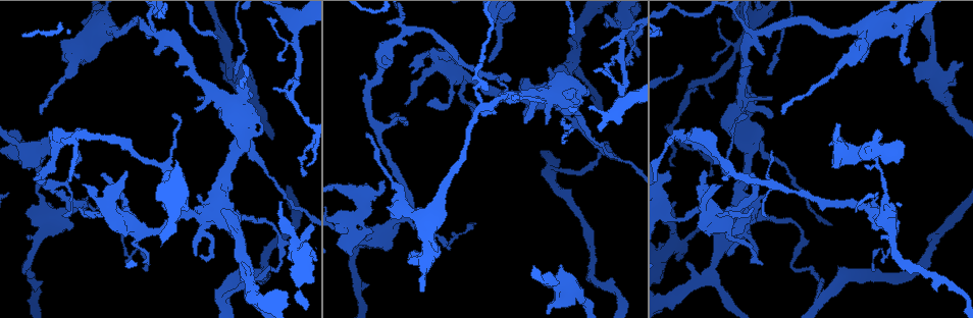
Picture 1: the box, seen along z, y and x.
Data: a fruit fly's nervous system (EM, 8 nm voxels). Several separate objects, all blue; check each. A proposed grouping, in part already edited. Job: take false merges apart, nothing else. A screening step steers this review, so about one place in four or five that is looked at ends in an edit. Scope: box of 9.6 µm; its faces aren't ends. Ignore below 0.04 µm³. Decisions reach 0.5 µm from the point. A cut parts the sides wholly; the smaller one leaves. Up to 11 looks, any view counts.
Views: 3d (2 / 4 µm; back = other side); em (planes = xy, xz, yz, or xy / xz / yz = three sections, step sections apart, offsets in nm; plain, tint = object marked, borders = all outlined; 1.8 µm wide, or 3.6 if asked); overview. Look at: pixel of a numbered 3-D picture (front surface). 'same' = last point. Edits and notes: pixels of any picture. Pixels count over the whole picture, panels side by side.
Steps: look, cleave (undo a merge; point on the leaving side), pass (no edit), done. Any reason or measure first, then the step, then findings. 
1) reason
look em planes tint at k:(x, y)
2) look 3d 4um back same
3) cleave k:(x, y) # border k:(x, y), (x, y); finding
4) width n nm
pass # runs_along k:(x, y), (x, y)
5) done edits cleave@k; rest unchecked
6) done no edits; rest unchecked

look em 3.6um planes tint at 1:(873, 152)

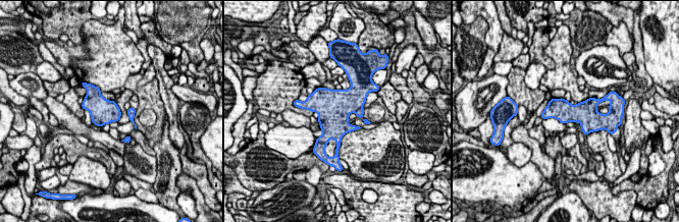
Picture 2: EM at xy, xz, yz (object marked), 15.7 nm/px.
pass # all the same cell

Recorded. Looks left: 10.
branch point
look 3d 4um at 1:(52, 218)

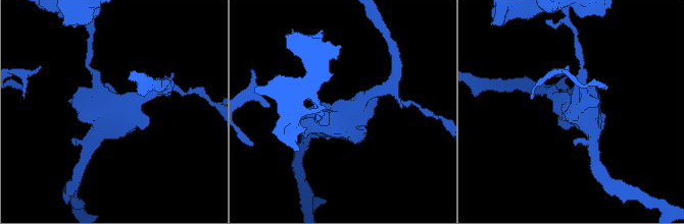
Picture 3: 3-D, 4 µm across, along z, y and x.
arms 3
look em xz step 4 tint at 3:(341, 107)

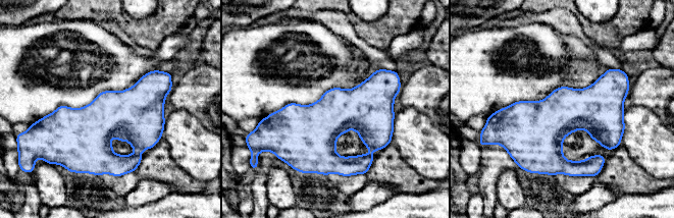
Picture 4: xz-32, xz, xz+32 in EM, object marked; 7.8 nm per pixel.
look em planes borders same

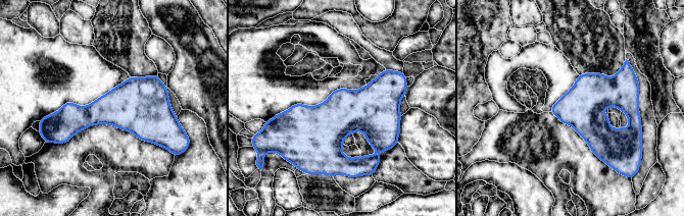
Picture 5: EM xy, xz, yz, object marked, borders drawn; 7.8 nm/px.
width 340 nm
pass # all the same cell

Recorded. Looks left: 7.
sharp bend
look em xz step 16 tint at 1:(900, 19)

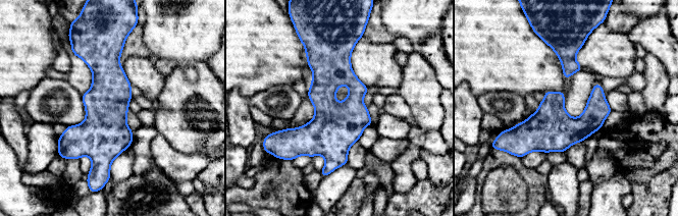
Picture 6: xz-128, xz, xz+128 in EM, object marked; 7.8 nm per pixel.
cut it another way
look em xy step 16 borders same

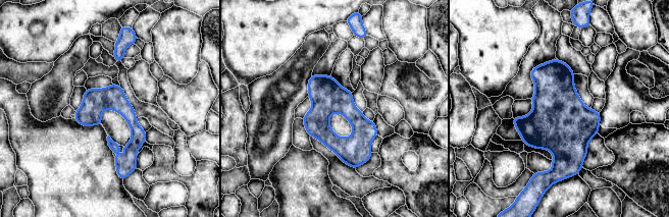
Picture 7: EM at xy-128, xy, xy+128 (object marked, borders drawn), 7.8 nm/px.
pass # runs_along 7:(313, 77), (321, 128), (356, 164); one cell here

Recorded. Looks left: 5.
three arms meet
look em planes tint at 1:(241, 153)

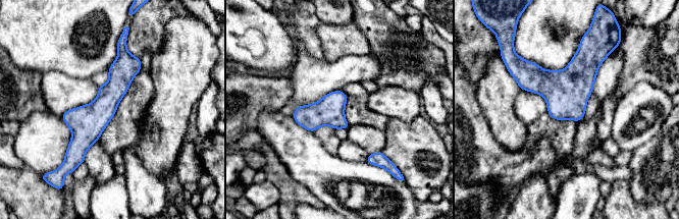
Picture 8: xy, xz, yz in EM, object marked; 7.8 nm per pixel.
pass # all the same cell

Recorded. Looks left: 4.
done no edits; rest unchecked

